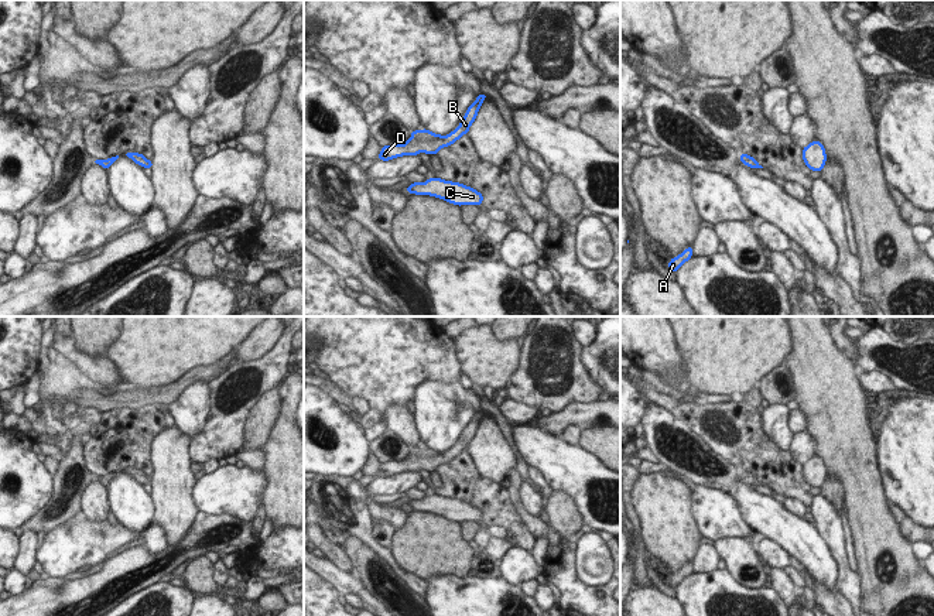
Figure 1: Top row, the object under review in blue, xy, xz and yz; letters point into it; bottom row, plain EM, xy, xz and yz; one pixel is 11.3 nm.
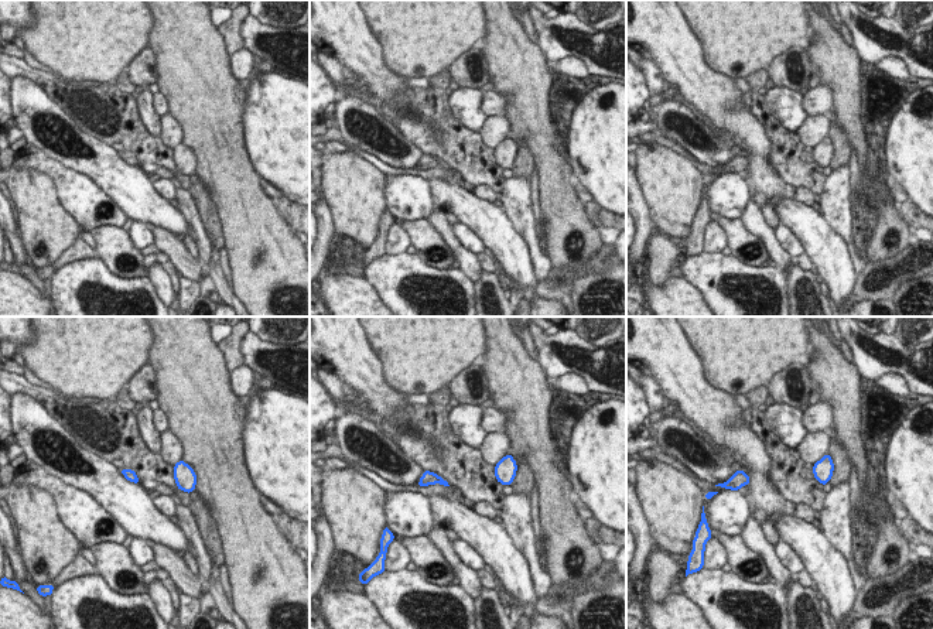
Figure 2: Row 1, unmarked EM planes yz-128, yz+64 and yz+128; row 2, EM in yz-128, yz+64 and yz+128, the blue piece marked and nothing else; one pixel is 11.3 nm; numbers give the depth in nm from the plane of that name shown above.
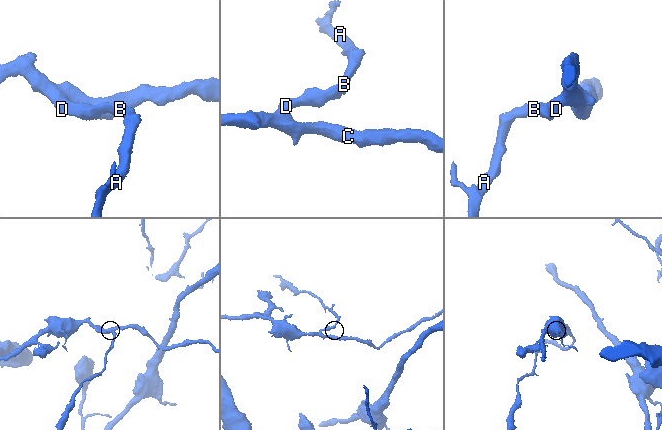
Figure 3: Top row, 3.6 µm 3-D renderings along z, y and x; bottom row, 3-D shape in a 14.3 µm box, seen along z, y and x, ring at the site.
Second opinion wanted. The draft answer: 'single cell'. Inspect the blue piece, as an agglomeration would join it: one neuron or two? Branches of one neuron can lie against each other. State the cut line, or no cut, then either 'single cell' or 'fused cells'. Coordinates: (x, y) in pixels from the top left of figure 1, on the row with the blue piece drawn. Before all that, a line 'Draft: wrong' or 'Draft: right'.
Draft: right
no cut; single cell

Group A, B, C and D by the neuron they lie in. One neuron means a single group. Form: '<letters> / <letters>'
A B C D

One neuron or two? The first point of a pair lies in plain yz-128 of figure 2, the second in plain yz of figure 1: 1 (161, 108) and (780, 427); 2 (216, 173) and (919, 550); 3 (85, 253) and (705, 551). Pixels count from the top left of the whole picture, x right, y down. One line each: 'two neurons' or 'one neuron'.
1: two neurons
2: two neurons
3: one neuron

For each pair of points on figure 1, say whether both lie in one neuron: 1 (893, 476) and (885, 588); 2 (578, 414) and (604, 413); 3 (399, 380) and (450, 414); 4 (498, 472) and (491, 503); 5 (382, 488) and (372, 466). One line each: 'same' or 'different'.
1: different
2: same
3: different
4: different
5: different

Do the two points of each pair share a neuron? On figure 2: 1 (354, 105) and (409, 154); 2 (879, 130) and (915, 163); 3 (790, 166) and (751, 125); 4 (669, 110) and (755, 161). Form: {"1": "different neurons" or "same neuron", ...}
{"1": "same neuron", "2": "same neuron", "3": "different neurons", "4": "different neurons"}

